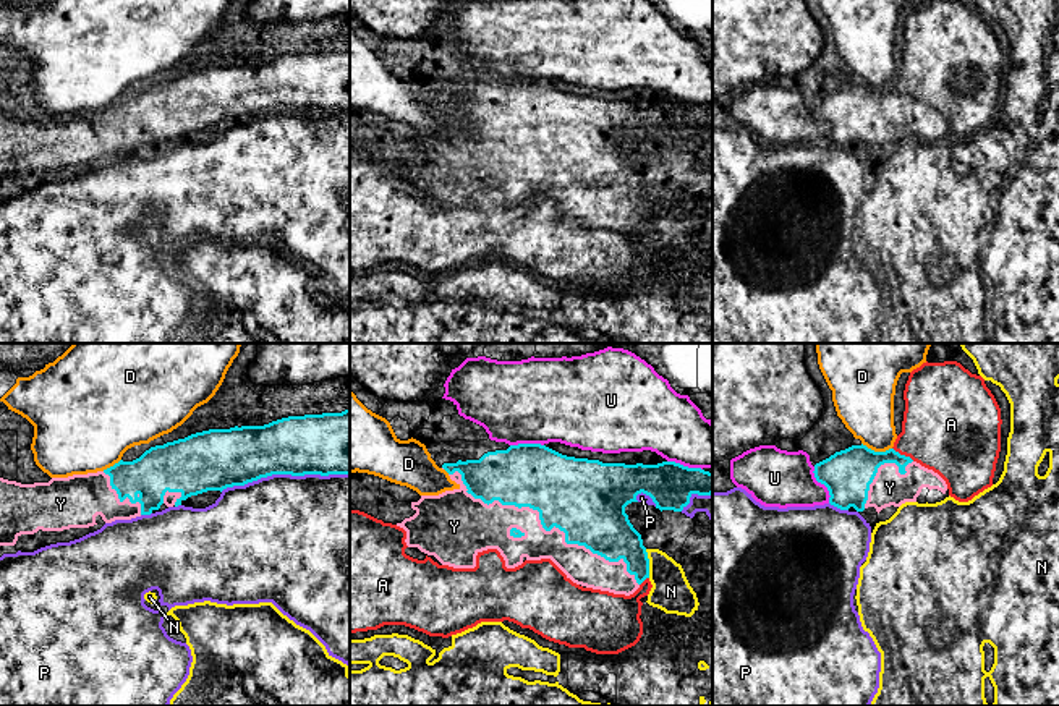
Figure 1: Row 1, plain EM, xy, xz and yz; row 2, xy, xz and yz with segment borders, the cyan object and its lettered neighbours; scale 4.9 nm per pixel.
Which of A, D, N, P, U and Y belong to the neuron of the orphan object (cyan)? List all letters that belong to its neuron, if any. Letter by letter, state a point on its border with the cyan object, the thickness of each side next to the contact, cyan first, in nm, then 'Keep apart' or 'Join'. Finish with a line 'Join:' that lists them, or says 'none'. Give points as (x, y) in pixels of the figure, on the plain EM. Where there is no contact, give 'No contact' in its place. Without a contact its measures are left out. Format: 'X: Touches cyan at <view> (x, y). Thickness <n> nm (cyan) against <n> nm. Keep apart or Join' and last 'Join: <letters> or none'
A: Touches cyan at yz (904, 93). Thickness 200 nm (cyan) against 440 nm. Keep apart
D: Touches cyan at yz (876, 89). Thickness 240 nm (cyan) against 280 nm. Keep apart
N: Touches cyan at xz (648, 201). Thickness 240 nm (cyan) against 200 nm. Keep apart
P: Touches cyan at xy (284, 110). Thickness 300 nm (cyan) against 480 nm. Keep apart
U: Touches cyan at yz (823, 120). Thickness 240 nm (cyan) against 280 nm. Keep apart
Y: Touches cyan at xz (541, 161). Thickness 400 nm (cyan) against 200 nm. Join
Join: Y

